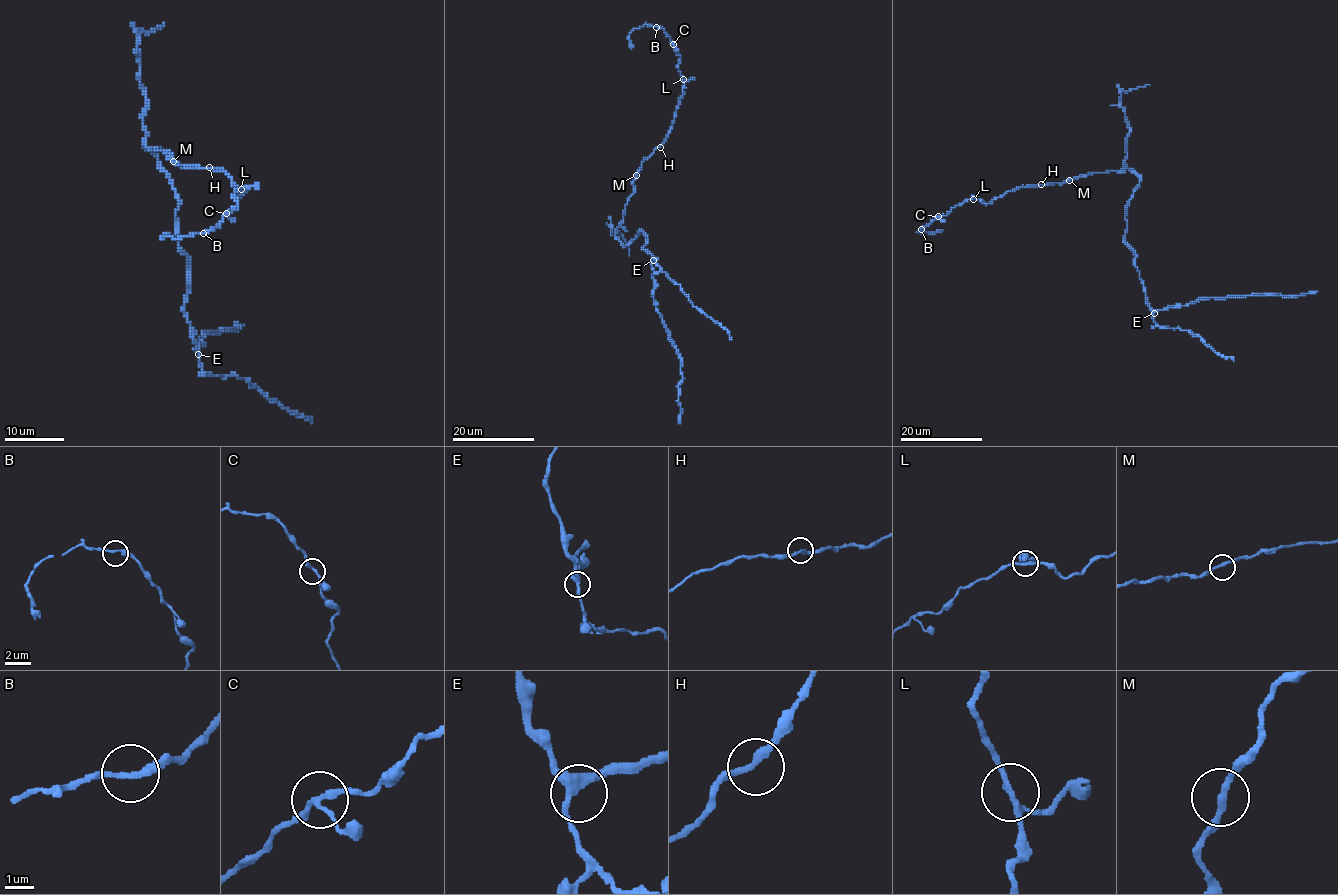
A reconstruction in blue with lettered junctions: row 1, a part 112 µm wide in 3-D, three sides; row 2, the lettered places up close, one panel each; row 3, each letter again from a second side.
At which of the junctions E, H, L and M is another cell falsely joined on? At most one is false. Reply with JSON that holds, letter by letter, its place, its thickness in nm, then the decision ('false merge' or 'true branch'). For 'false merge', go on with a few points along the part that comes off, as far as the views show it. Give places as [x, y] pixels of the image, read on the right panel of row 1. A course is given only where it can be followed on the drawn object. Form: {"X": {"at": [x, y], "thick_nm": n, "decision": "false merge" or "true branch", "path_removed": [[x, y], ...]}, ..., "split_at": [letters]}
{"E": {"at": [1154, 313], "thick_nm": 300, "decision": "true branch"}, "H": {"at": [1041, 184], "thick_nm": 240, "decision": "true branch"}, "L": {"at": [973, 199], "thick_nm": 200, "decision": "true branch"}, "M": {"at": [1069, 180], "thick_nm": 220, "decision": "true branch"}, "split_at": []}

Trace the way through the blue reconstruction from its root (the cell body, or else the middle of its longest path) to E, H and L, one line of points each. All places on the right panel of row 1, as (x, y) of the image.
E: (1140, 179), (1125, 208), (1125, 243), (1135, 255), (1147, 304), (1154, 313)
H: (1140, 179), (1130, 169), (1120, 169), (1041, 184)
L: (1140, 179), (1130, 169), (1120, 169), (1090, 173), (1063, 182), (1017, 187), (987, 204), (973, 200)

